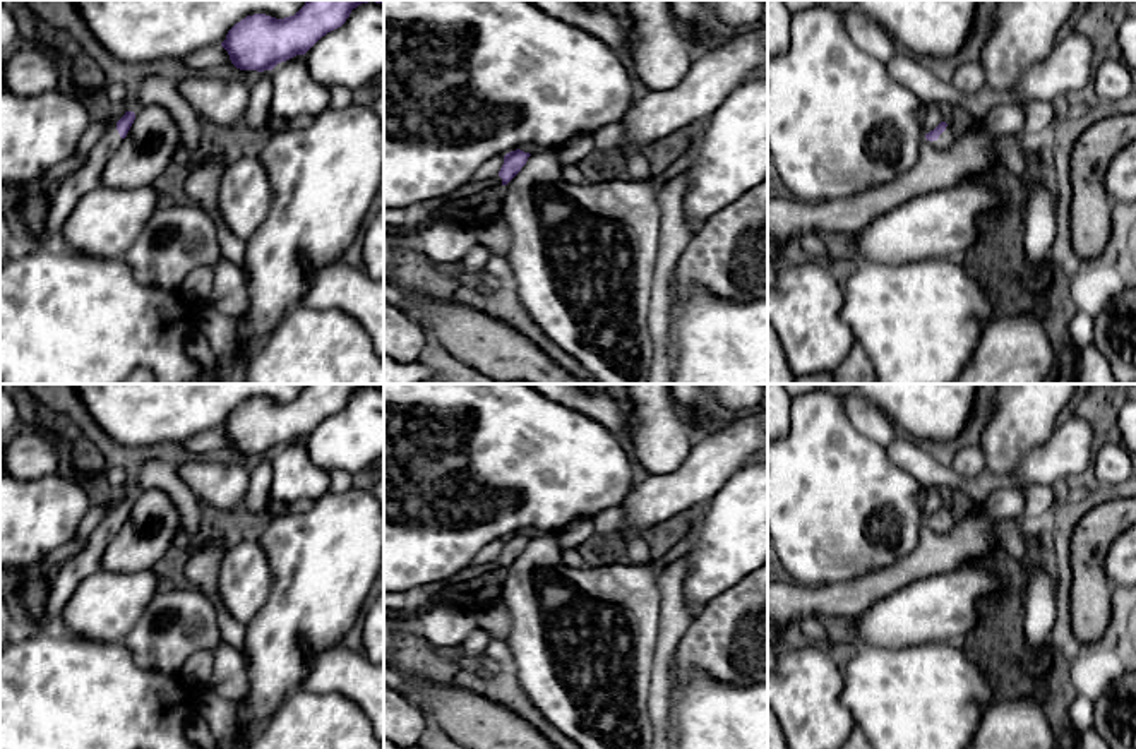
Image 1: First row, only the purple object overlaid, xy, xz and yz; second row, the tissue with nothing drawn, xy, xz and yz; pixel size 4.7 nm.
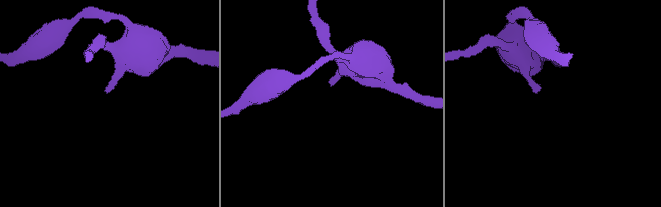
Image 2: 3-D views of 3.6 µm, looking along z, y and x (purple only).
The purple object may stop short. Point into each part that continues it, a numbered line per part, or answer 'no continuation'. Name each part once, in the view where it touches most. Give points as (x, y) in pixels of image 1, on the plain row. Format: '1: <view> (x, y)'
1: yz (946, 521)

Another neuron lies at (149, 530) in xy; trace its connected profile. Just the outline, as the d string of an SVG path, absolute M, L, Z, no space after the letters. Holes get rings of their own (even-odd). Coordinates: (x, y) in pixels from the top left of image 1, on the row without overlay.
M146 488L101 555L101 569L137 572L152 569L173 545L182 516L171 497L161 488Z

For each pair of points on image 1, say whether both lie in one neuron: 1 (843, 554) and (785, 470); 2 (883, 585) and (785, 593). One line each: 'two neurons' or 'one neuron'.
1: one neuron
2: one neuron

